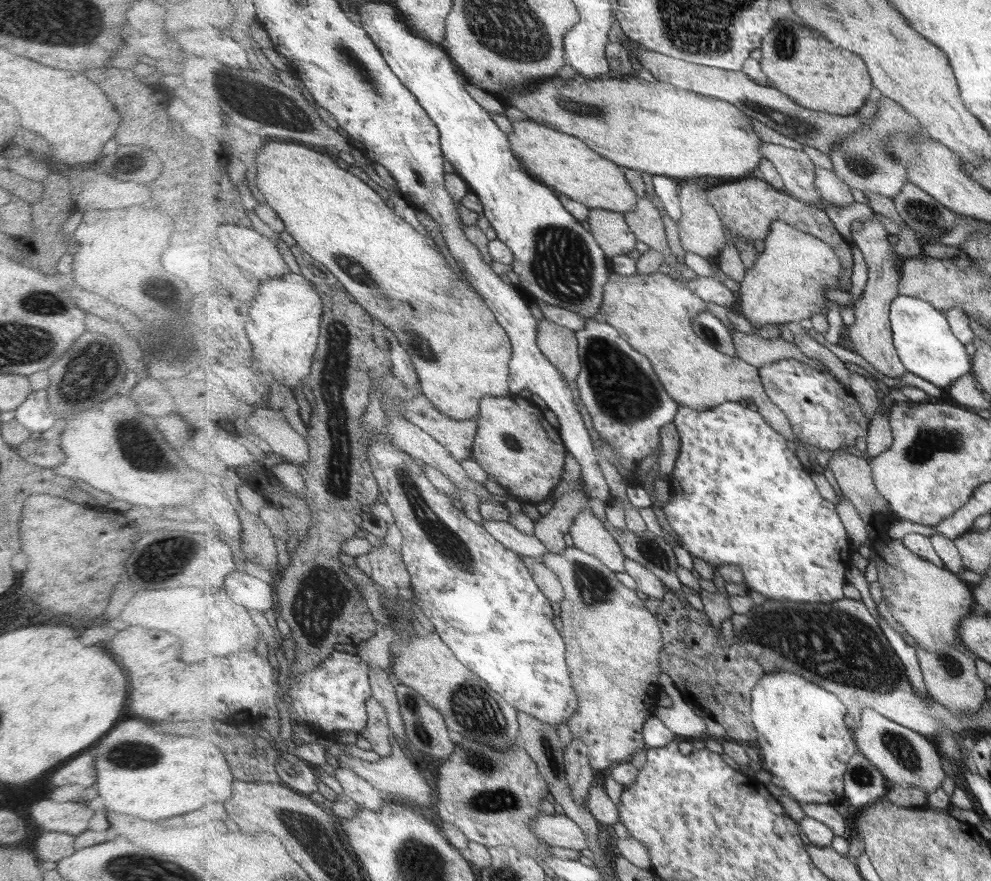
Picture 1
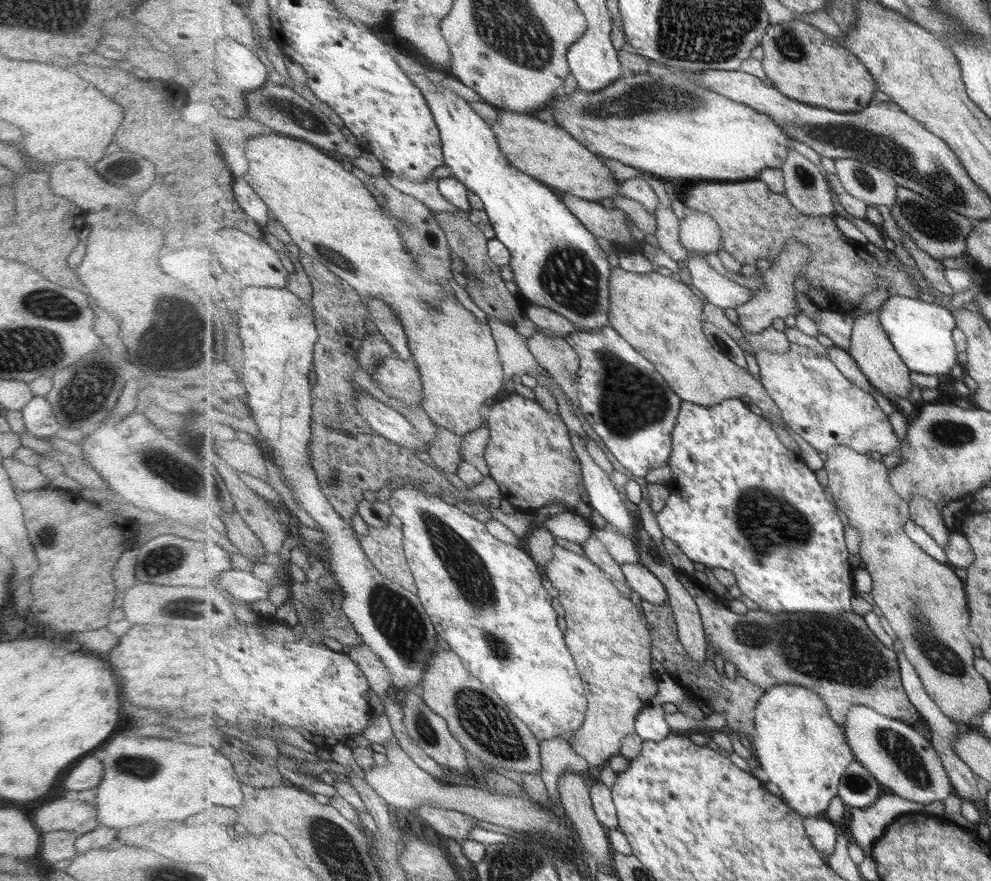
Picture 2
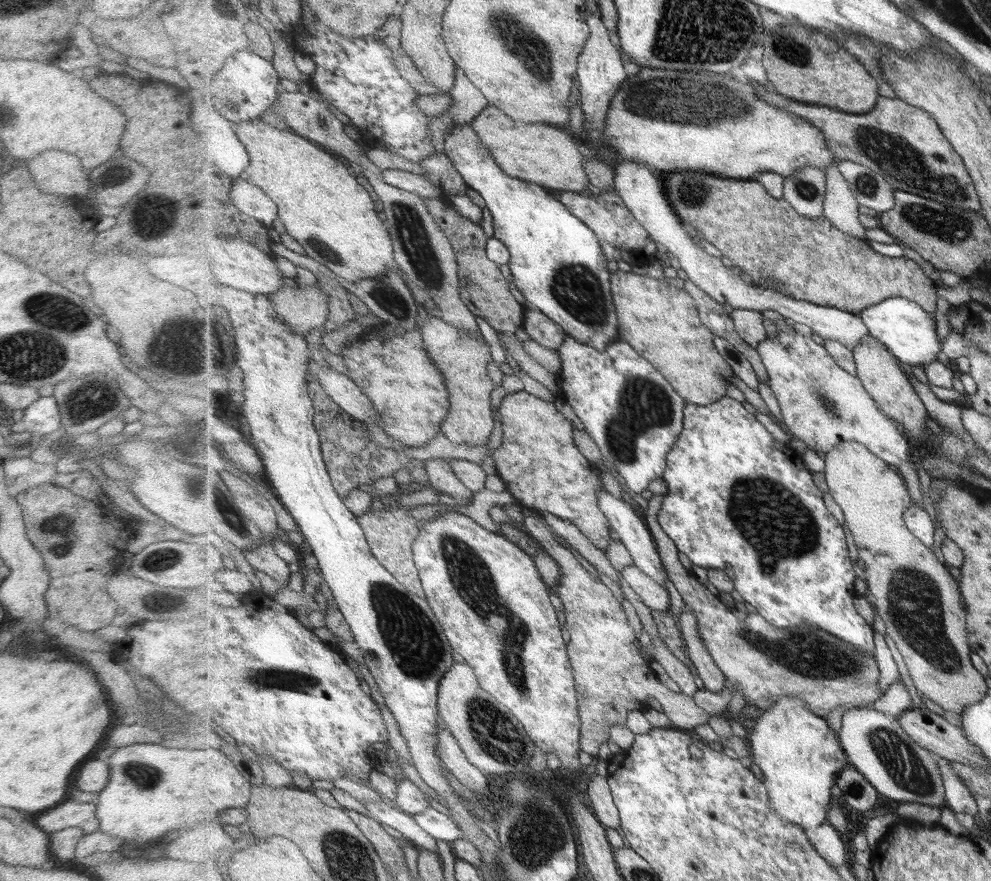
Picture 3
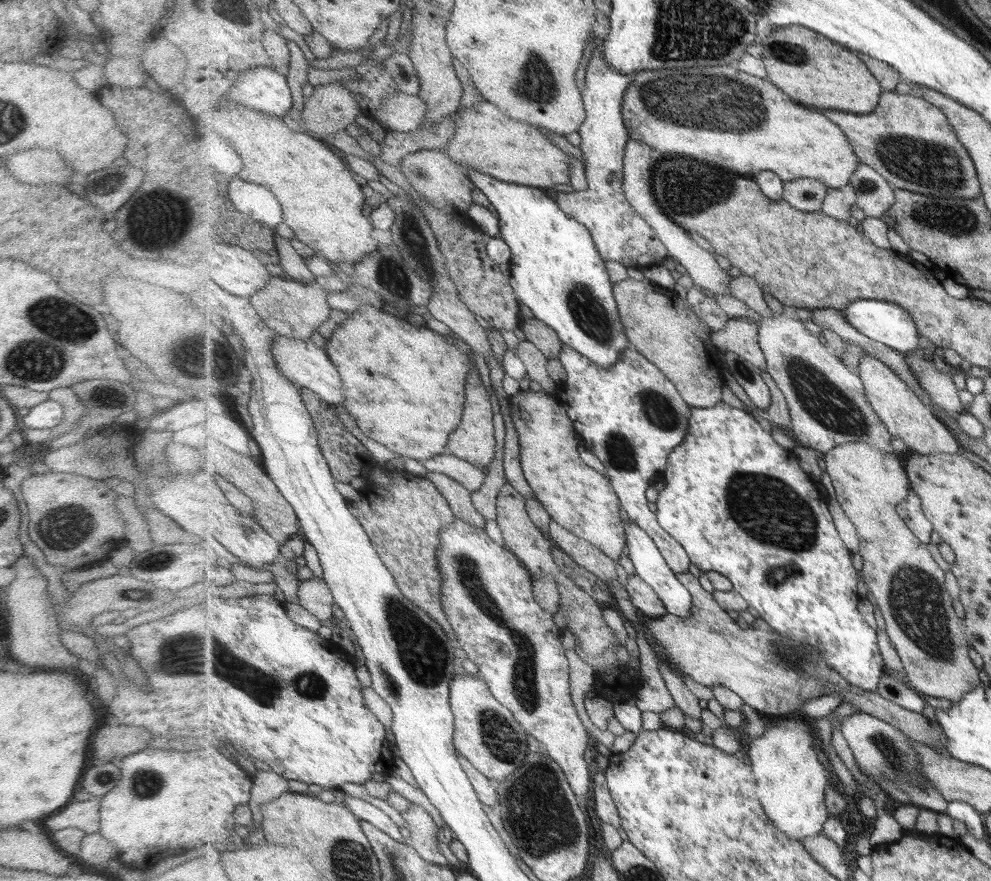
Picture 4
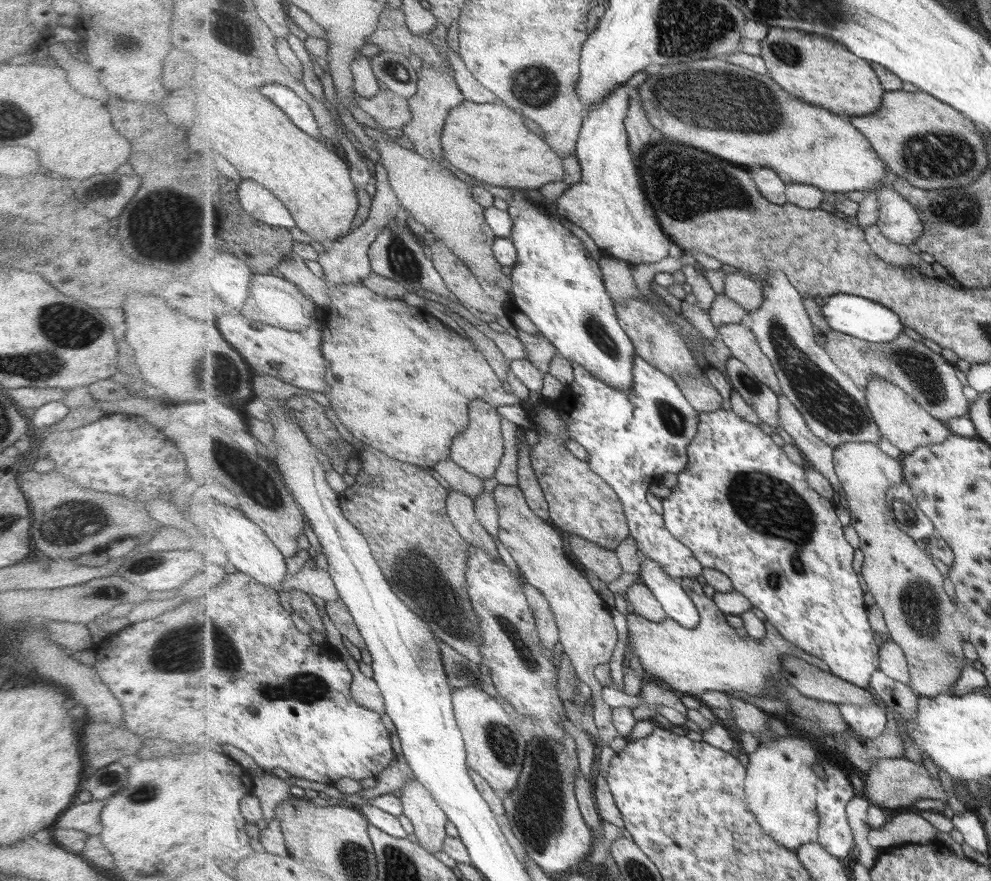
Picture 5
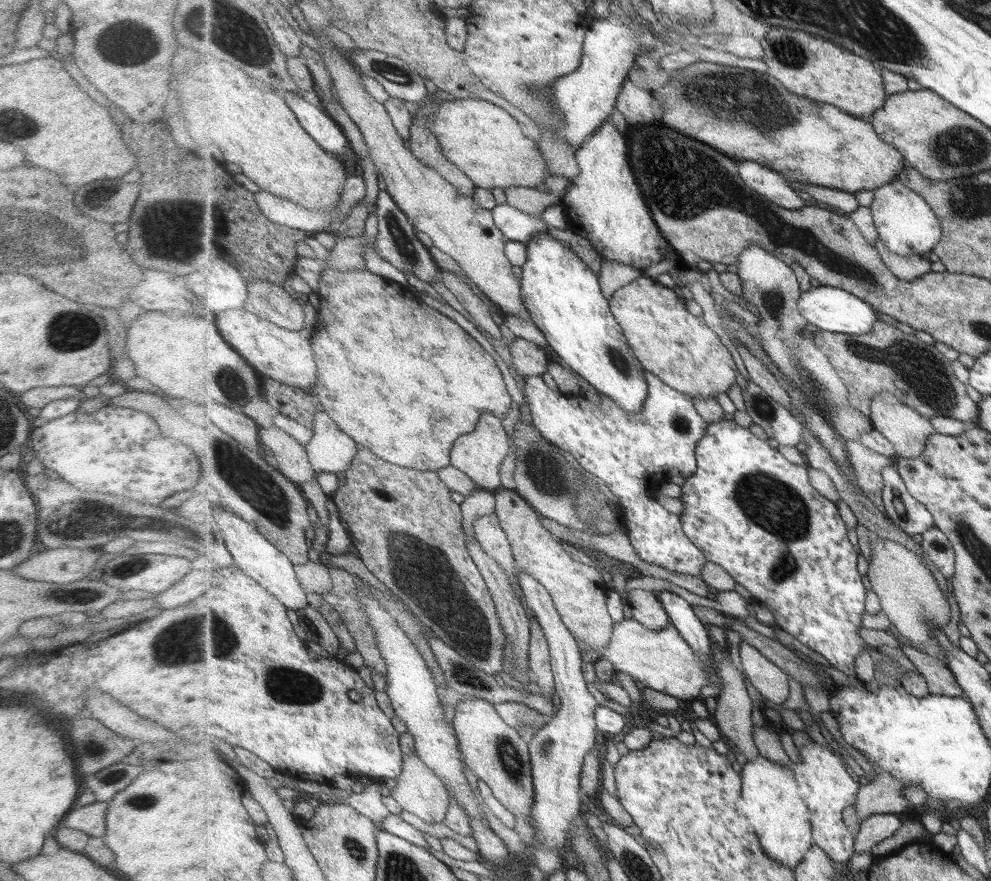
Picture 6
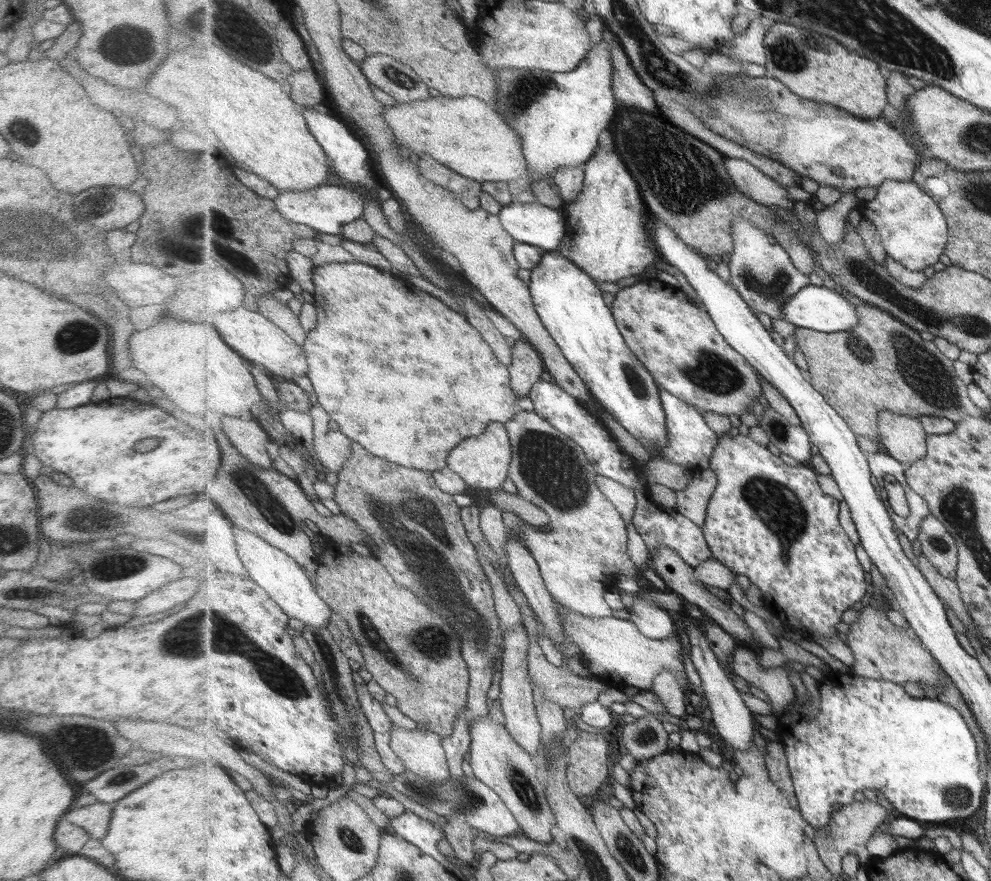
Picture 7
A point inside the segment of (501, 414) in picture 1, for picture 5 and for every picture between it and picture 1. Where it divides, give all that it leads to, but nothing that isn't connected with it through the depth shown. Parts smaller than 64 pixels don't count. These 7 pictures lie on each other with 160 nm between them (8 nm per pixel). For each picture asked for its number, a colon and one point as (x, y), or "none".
2: (530, 454)
3: (544, 470)
4: (576, 496)
5: (581, 502)

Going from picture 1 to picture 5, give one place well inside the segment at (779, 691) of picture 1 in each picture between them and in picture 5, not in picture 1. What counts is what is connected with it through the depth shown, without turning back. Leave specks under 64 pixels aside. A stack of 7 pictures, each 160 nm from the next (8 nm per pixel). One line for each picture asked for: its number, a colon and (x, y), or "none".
2: (805, 753)
3: (798, 752)
4: (792, 780)
5: (783, 789)

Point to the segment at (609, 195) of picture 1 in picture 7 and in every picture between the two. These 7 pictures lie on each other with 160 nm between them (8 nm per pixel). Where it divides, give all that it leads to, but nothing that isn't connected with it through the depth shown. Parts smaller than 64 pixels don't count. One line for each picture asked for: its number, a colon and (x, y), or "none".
2: (552, 155)
3: (543, 154)
4: (510, 145)
5: (489, 142)
6: (486, 142)
7: (466, 134)

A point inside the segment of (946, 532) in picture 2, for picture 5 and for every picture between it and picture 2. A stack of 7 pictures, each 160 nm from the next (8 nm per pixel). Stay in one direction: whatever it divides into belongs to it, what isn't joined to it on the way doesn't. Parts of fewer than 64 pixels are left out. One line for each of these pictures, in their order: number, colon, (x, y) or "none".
3: (823, 405)
4: (829, 406)
5: (836, 409)

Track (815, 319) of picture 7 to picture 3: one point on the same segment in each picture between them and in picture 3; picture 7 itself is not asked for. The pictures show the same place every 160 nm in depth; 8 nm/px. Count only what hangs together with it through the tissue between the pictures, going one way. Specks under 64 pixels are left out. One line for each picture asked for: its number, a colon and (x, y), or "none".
3: (906, 329)
4: (887, 322)
5: (850, 314)
6: (829, 308)

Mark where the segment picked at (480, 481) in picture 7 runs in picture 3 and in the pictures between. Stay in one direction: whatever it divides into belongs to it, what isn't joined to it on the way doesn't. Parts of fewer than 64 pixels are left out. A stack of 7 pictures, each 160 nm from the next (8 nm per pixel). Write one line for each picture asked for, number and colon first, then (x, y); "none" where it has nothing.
3: (464, 358)
4: (474, 440)
5: (479, 449)
6: (479, 454)

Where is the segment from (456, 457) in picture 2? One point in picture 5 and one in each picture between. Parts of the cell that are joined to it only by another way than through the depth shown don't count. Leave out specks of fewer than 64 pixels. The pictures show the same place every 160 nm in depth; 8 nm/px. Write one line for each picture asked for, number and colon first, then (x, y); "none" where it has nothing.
3: (441, 476)
4: (459, 497)
5: (462, 512)

